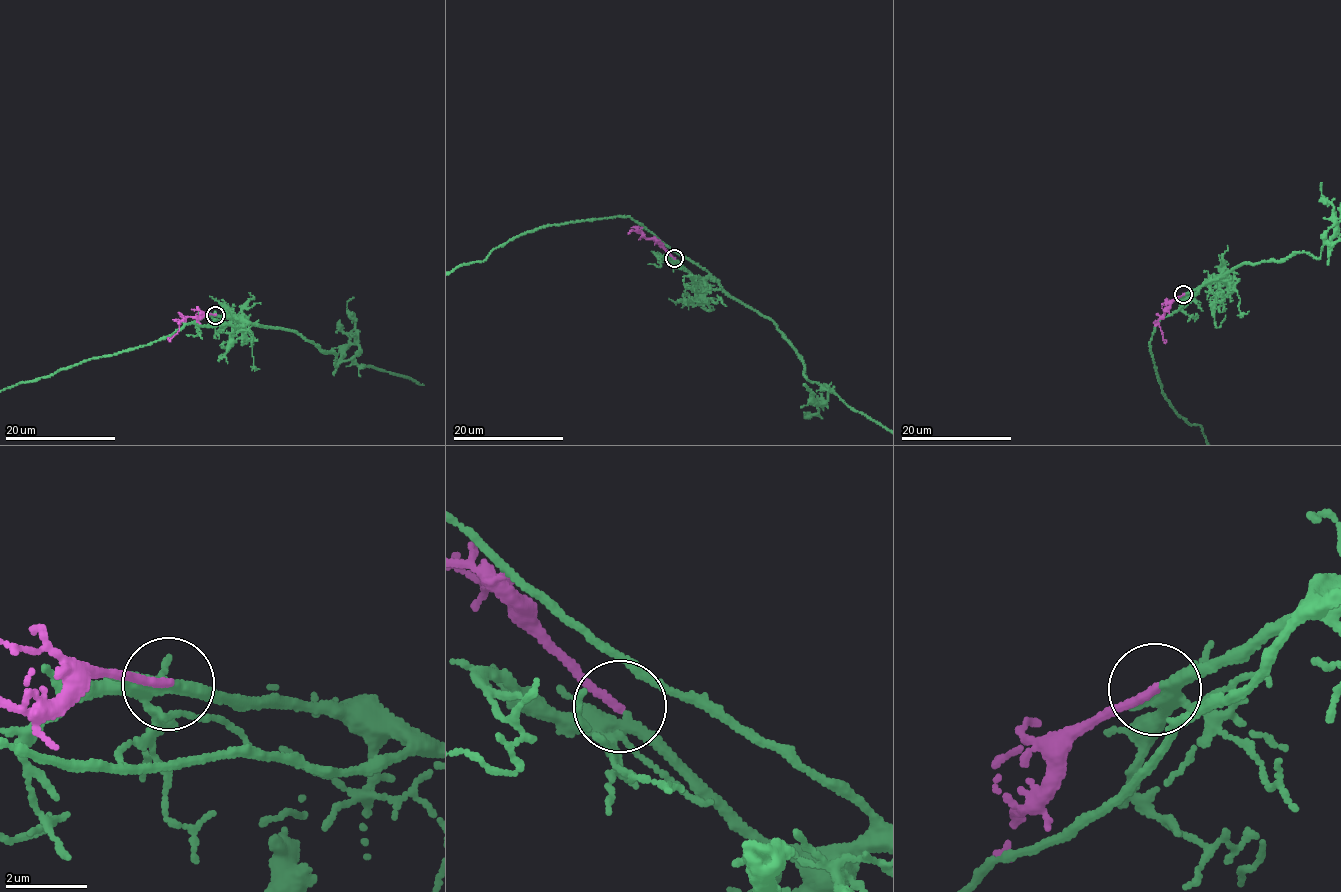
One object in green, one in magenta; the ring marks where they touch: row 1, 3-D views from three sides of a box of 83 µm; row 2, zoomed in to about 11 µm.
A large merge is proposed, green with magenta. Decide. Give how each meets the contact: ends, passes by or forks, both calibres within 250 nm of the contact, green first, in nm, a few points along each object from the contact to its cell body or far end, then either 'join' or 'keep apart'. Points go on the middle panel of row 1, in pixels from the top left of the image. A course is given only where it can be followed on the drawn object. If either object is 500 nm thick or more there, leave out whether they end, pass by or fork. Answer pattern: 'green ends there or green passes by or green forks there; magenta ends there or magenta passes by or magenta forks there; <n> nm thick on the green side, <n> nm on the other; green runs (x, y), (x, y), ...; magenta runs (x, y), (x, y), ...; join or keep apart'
green forks there; magenta ends there; 280 nm thick on the green side, 200 nm on the other; green runs (674, 258), (694, 276), (709, 273), (619, 215), (543, 225), (514, 236), (482, 261); magenta runs (674, 257), (641, 230), (628, 233); join

